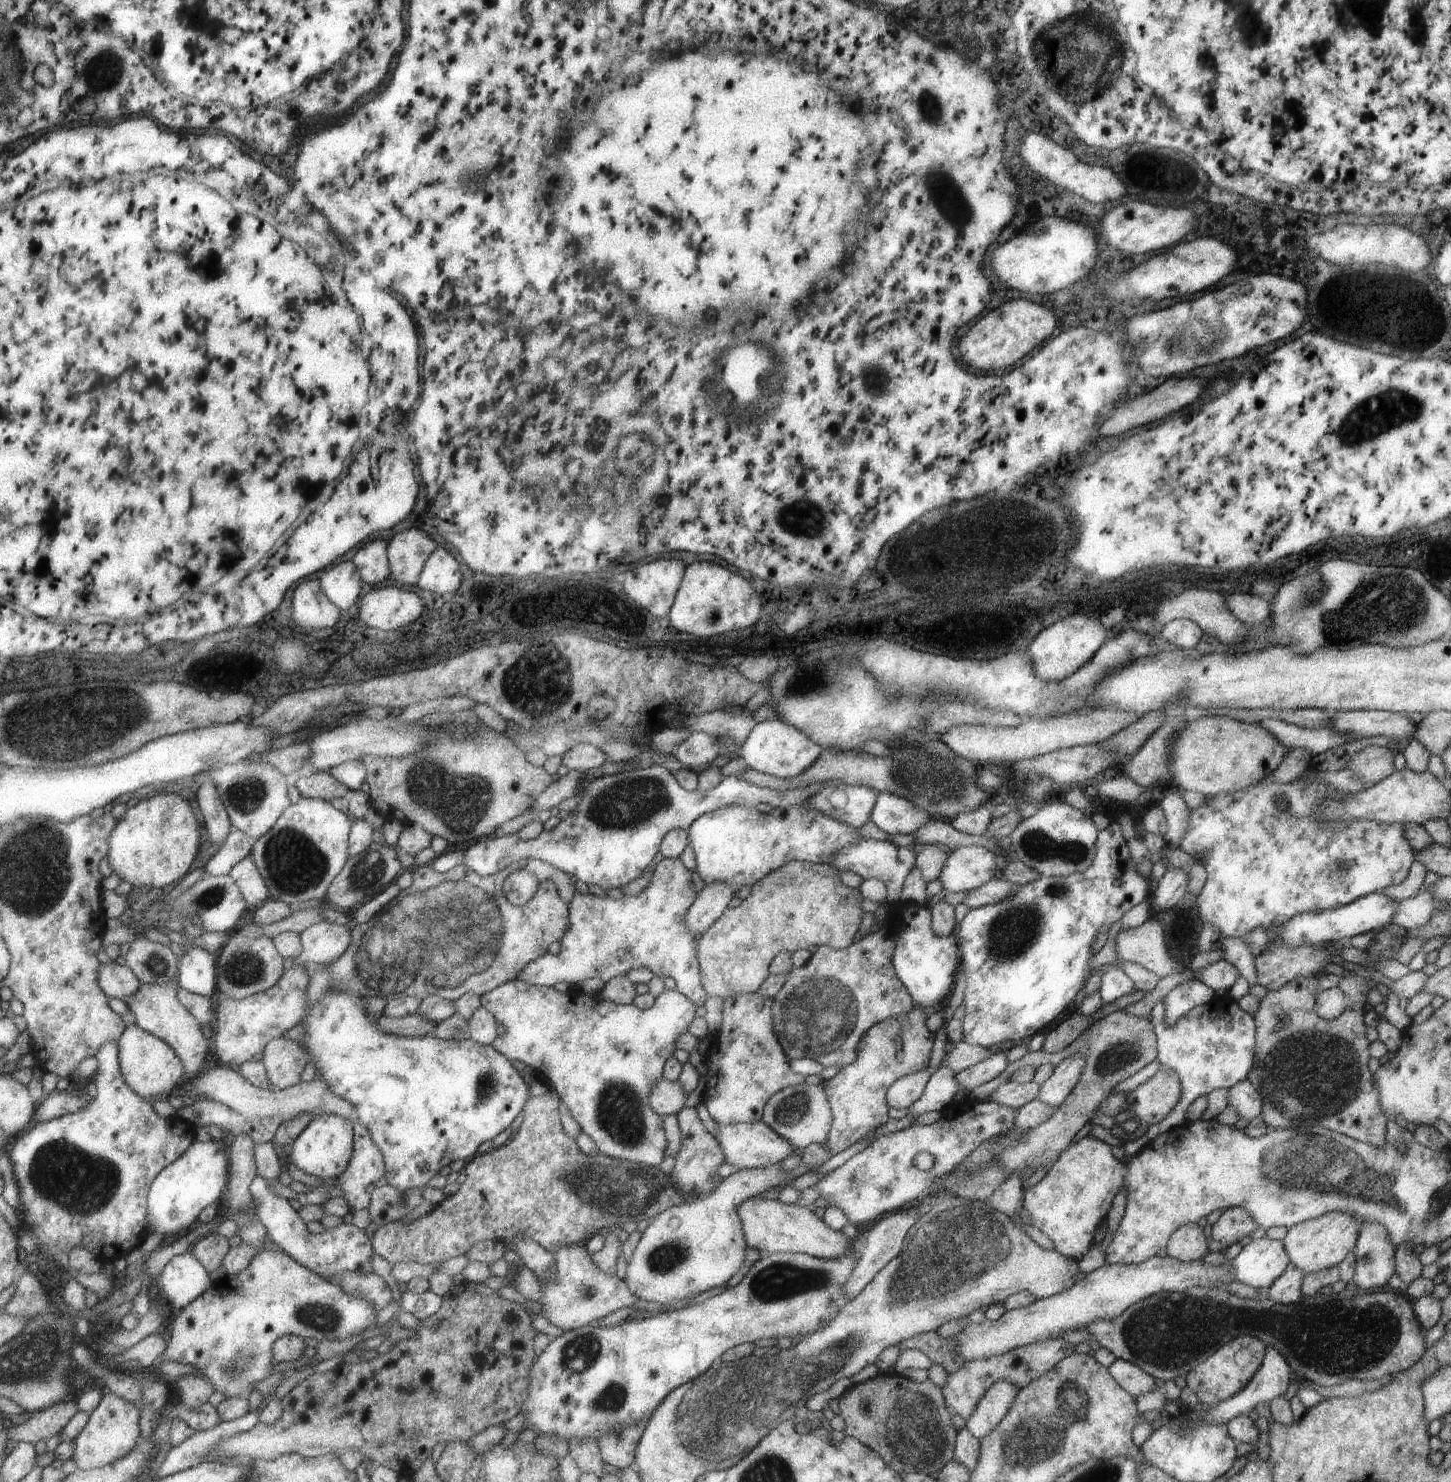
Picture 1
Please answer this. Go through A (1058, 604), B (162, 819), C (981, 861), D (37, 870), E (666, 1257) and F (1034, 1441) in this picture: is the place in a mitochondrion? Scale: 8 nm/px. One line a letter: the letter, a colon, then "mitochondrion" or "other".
A: other
B: other
C: other
D: mitochondrion
E: mitochondrion
F: mitochondrion

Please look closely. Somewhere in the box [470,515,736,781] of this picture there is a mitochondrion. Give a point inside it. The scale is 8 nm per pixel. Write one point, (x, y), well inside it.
(538, 686)

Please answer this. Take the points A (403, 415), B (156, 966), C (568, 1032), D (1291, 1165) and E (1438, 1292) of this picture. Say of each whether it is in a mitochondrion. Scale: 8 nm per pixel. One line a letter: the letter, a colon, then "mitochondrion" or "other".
A: other
B: mitochondrion
C: other
D: mitochondrion
E: other

